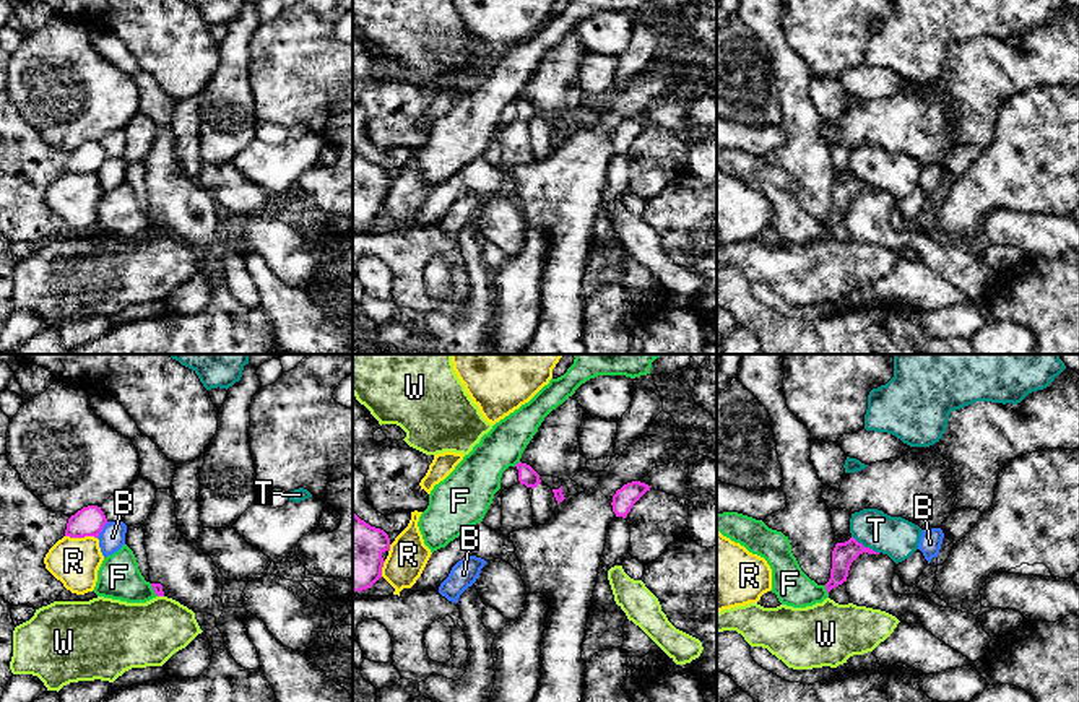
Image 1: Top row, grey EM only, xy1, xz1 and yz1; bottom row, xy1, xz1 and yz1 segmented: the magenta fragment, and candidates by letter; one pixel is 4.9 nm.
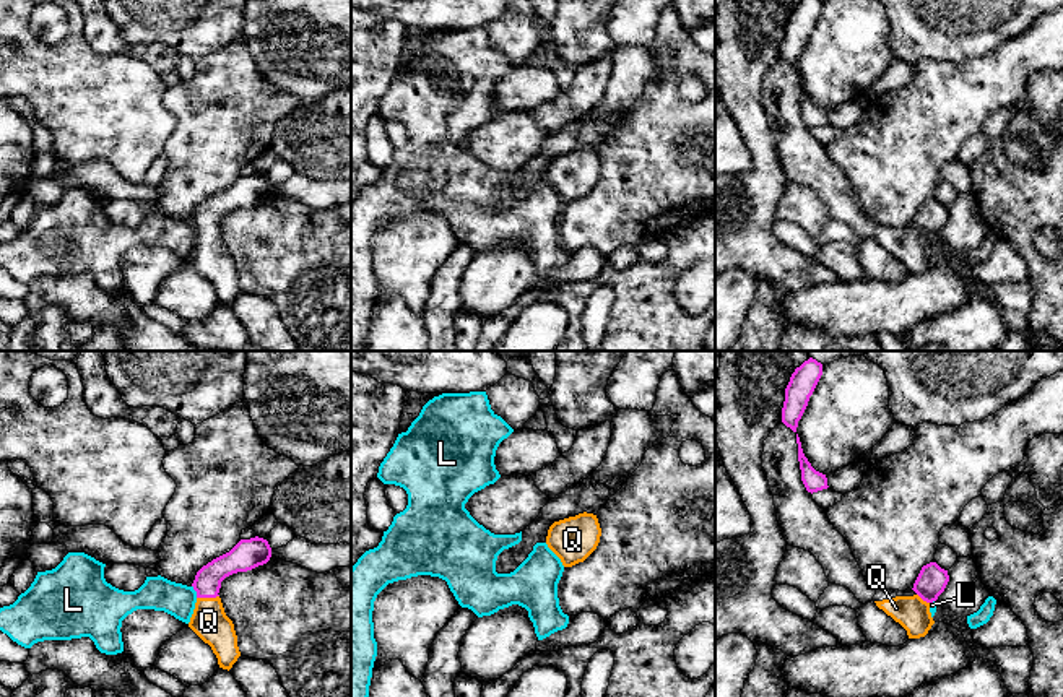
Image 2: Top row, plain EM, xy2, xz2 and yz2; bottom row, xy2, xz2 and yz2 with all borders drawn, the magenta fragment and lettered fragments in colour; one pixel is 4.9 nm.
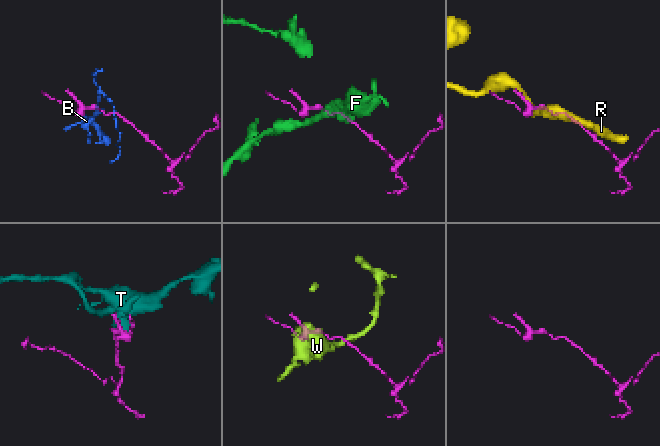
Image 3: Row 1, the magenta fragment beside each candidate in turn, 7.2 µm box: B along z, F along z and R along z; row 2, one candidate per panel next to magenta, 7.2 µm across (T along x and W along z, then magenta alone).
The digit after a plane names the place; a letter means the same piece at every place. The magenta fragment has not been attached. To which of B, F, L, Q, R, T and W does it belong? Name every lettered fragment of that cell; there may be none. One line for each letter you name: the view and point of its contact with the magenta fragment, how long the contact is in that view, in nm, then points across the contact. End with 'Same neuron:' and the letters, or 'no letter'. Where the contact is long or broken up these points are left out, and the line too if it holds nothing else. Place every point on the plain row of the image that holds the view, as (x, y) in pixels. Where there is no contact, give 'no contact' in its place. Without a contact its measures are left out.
Q: xy2 (207, 233) | 110 nm | across xy2 (207, 220), (207, 233), (208, 257)
Same neuron: Q

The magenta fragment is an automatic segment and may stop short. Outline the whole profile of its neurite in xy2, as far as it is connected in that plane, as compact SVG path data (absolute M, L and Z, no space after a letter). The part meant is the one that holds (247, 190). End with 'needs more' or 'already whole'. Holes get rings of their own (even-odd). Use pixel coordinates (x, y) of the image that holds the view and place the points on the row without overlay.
M263 174L241 175L229 188L203 201L192 219L197 239L189 263L211 283L223 305L231 305L241 292L232 257L226 252L219 224L221 218L237 208L263 201L271 184Z | needs more

